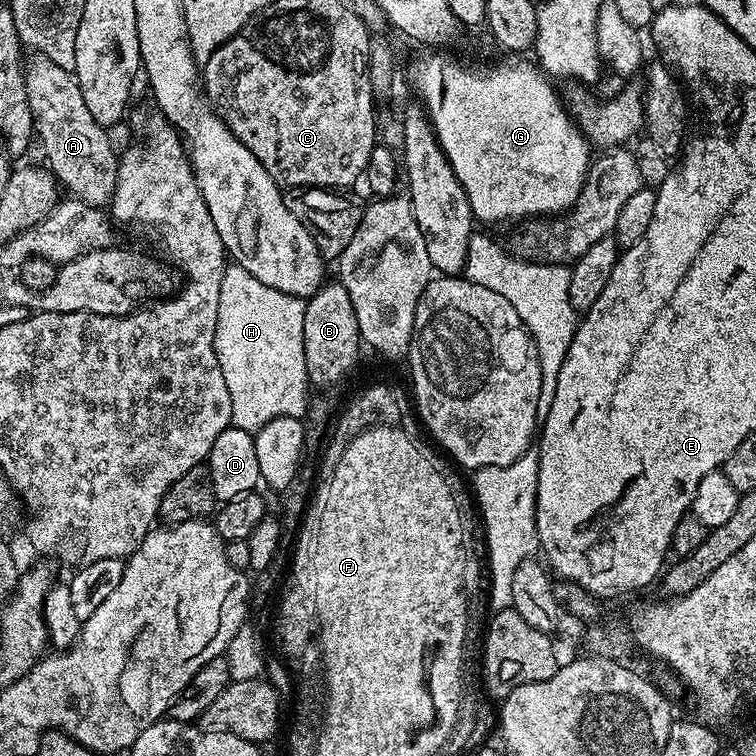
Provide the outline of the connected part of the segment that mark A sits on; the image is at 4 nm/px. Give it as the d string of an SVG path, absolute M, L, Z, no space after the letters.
M38 54L33 58L31 63L25 65L24 81L27 88L27 101L30 102L33 131L39 144L40 142L42 144L49 171L66 190L68 188L71 191L69 193L75 199L80 199L92 207L105 207L115 195L119 164L119 155L115 152L108 136L109 131L91 117L73 71L57 66L46 56Z

